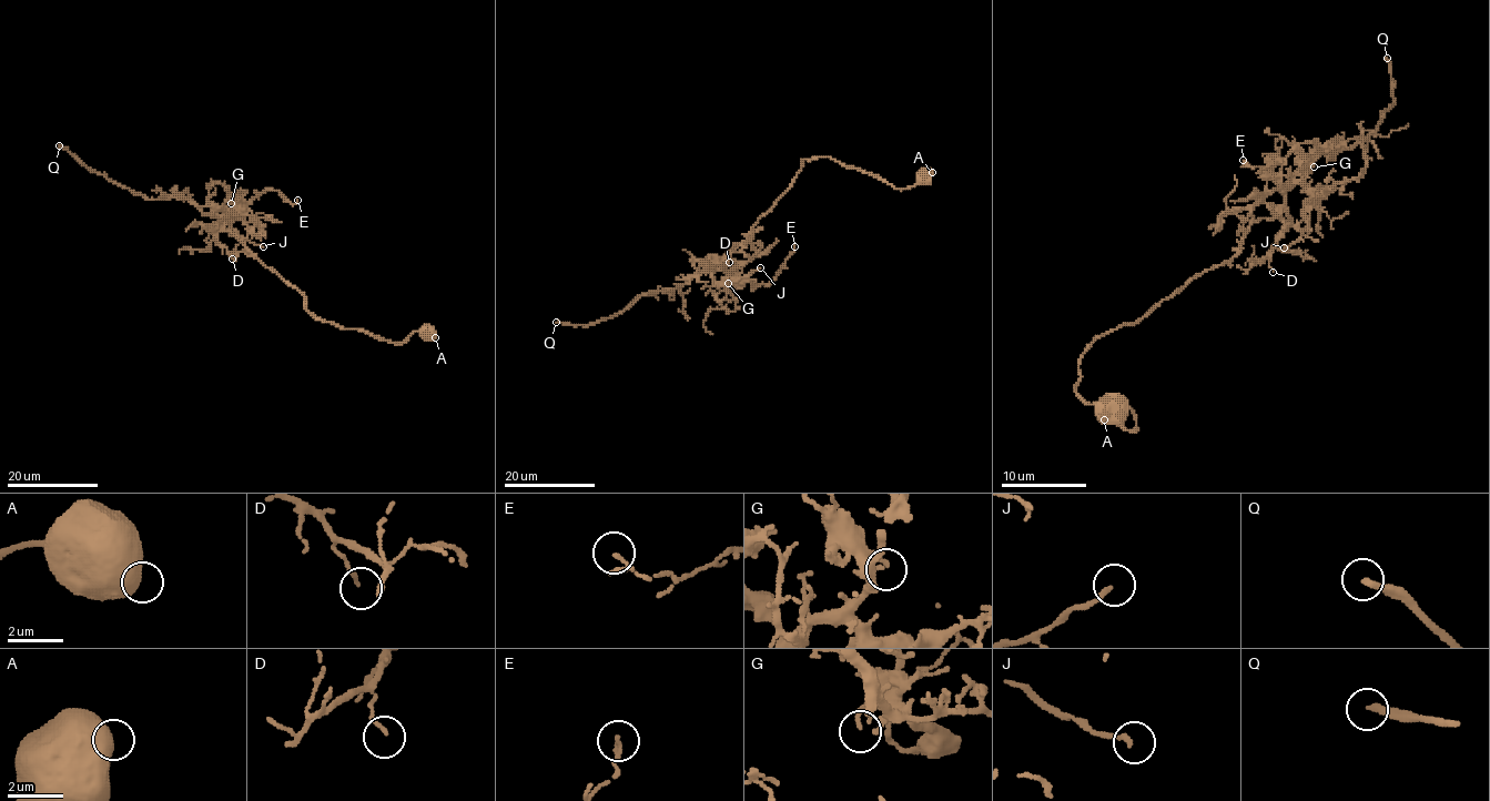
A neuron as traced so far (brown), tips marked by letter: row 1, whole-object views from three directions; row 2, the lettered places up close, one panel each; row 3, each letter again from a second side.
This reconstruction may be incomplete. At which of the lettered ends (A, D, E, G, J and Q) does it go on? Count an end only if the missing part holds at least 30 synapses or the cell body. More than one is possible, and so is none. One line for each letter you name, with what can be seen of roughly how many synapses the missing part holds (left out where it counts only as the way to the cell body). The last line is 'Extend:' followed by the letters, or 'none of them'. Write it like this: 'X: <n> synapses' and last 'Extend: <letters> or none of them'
Q: 140 synapses
Extend: Q

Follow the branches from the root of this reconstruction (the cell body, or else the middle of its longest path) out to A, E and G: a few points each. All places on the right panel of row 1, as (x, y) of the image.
A: (1215, 265), (1141, 321), (1102, 334), (1085, 351), (1074, 389), (1125, 429), (1136, 429), (1129, 408), (1104, 419)
E: (1215, 265), (1239, 250), (1254, 222), (1279, 212), (1284, 192), (1309, 171), (1316, 139), (1263, 169), (1243, 160)
G: (1215, 265), (1224, 265), (1239, 250), (1254, 222), (1279, 212), (1284, 192), (1307, 173), (1305, 158), (1314, 166)

